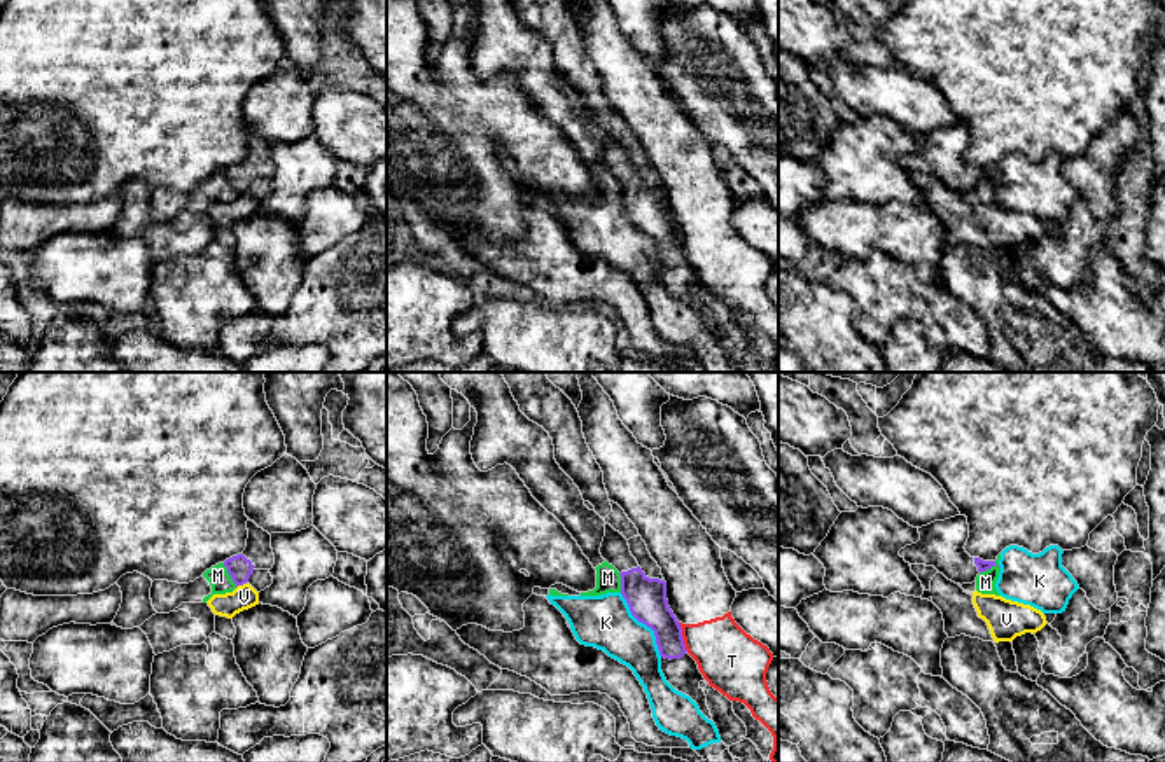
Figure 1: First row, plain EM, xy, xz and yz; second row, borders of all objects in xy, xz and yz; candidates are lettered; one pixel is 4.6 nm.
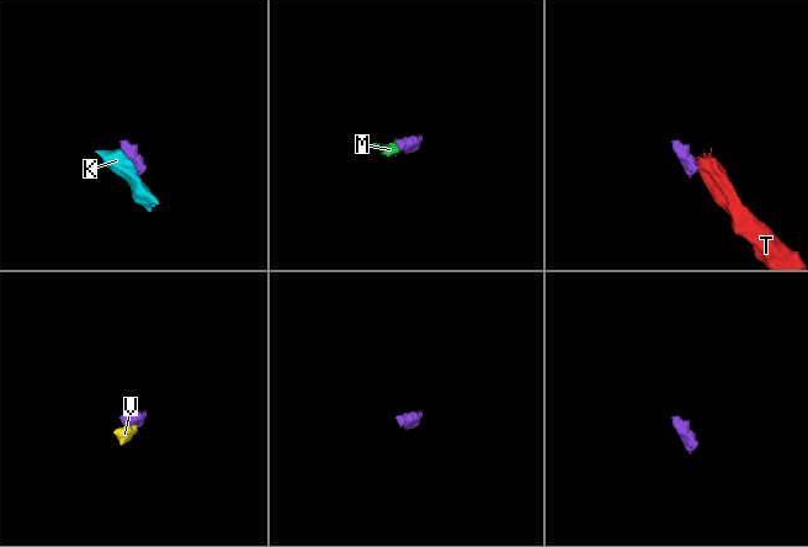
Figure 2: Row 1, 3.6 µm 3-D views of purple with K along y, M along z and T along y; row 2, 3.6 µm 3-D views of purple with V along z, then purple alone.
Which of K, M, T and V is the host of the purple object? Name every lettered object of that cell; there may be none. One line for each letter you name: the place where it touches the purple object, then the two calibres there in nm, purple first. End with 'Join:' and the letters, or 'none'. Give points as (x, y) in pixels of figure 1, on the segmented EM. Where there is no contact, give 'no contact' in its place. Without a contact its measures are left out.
Join: none

